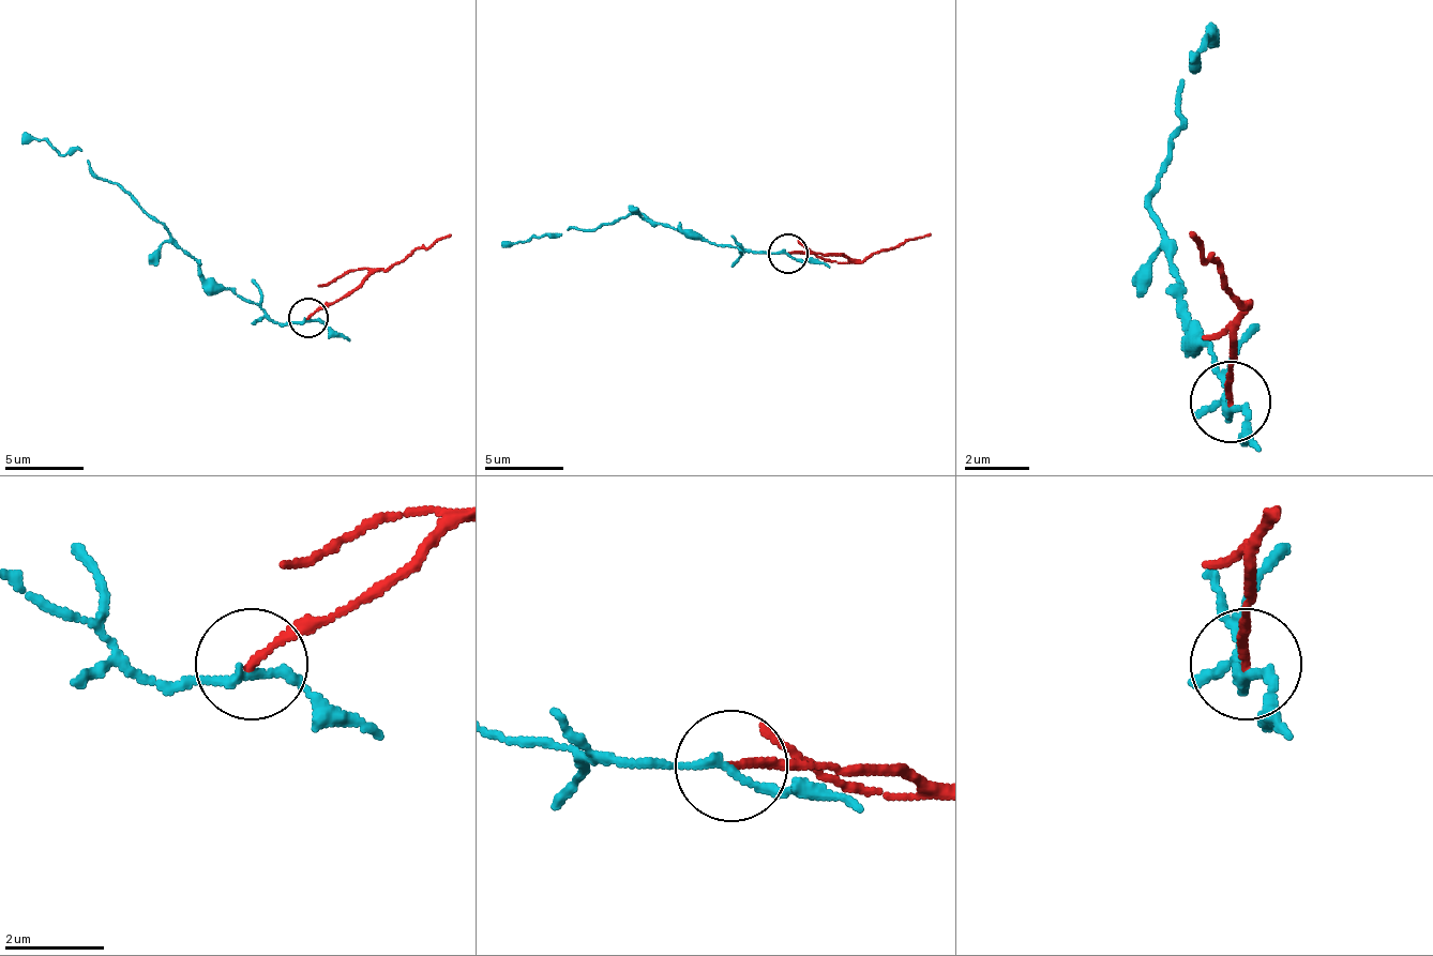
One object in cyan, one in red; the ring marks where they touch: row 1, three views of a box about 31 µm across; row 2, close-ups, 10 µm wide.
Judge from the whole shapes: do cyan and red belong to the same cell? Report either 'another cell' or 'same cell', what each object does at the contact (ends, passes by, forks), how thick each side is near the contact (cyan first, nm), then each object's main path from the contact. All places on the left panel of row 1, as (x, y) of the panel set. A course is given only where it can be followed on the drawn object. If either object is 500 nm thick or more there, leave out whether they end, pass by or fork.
another cell | cyan passes by | red ends | 160/150 nm | cyan via (310, 318), (274, 322), (254, 302), (219, 290), (155, 224), (80, 152), (60, 156), (45, 140), (21, 133) | red via (310, 318), (352, 294), (376, 271), (388, 271), (451, 236)

